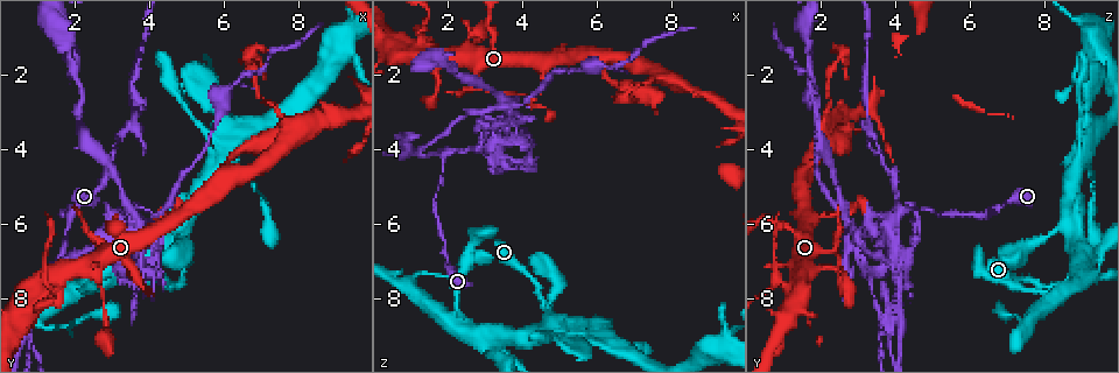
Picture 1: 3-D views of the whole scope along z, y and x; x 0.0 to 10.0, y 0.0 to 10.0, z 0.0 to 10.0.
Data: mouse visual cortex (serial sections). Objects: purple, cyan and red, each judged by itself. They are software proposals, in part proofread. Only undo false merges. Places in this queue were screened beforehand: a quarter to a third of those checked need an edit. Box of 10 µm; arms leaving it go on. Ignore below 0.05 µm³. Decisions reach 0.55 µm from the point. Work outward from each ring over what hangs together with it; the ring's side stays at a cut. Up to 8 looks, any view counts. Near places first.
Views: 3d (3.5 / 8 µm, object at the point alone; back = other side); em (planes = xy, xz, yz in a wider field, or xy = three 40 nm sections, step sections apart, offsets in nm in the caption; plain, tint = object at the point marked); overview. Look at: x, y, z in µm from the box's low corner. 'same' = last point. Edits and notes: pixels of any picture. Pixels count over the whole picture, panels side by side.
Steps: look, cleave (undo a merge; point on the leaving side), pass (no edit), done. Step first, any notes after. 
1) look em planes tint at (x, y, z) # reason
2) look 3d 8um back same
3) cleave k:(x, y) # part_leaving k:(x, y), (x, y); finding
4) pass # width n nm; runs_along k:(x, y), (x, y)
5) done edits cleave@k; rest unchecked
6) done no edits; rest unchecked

look 3d 8um back at (4.90, 7.55, 8.70) # sharp bend

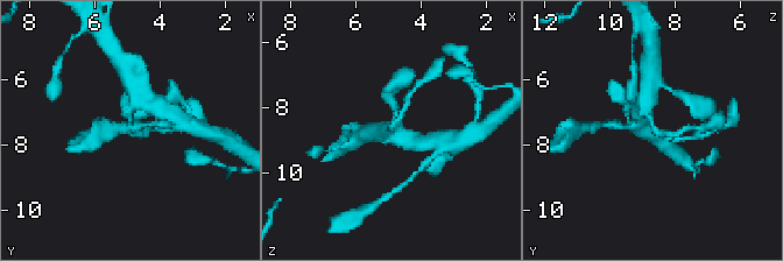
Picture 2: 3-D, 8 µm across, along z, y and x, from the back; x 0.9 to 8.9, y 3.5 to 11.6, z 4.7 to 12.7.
look em planes tint same # now the EM

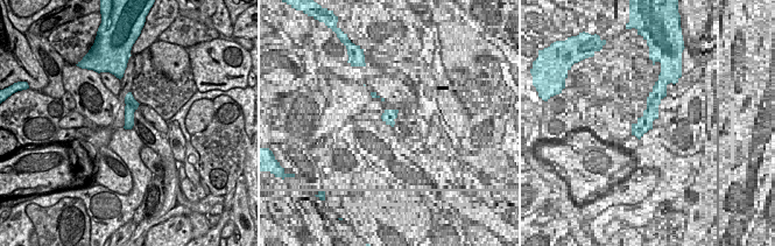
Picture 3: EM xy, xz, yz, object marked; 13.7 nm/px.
pass # one cell here

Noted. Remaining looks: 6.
look 3d 3.5um at (7.95, 3.60, 2.05) # thin arm on a thick one

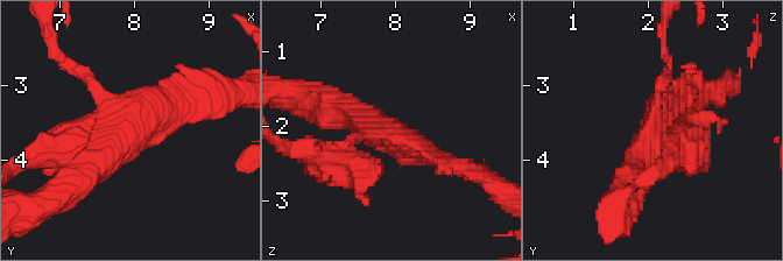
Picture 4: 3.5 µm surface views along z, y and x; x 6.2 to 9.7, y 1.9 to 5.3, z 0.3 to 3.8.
look em xy step 2 tint at (7.95, 3.60, 2.10) # arms 3; arm_widths 150, 250, 400 nm; need the tissue

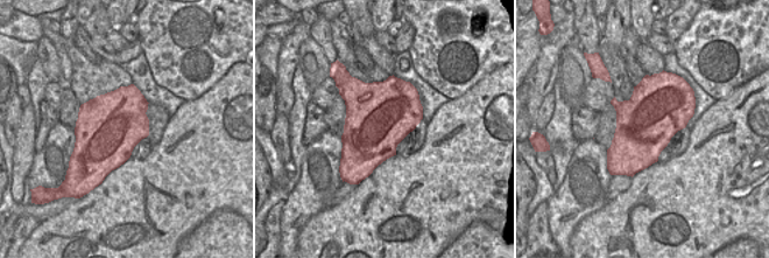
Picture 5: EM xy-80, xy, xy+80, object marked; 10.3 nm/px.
pass # width 700 nm; runs_along 4:(72, 182), (140, 121), (190, 96); continuous, no second cell

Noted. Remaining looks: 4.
look 3d 8um back at (3.15, 3.75, 3.50) # thin neck

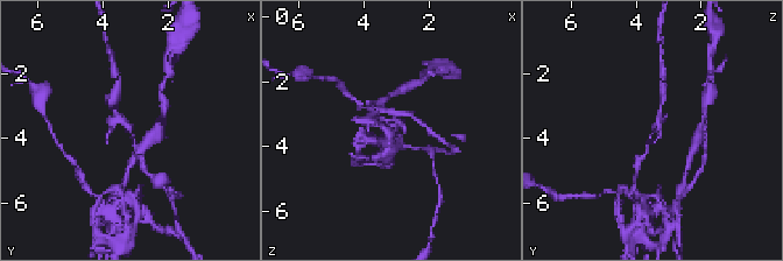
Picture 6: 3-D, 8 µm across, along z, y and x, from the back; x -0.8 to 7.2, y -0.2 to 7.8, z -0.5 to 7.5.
look 3d 3.5um same # zoom in

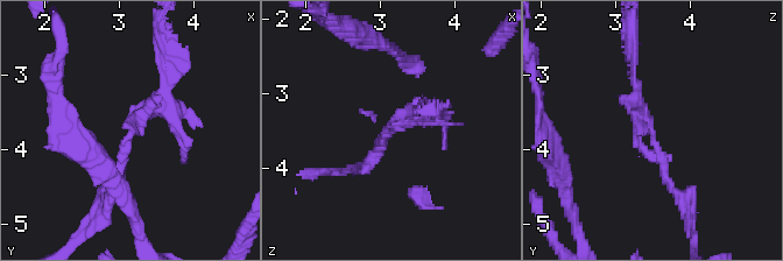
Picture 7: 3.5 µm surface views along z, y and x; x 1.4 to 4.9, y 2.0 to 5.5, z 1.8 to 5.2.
cleave 7:(639, 143) # two cells meet here

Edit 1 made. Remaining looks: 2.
done edits cleave@7; rest unchecked

